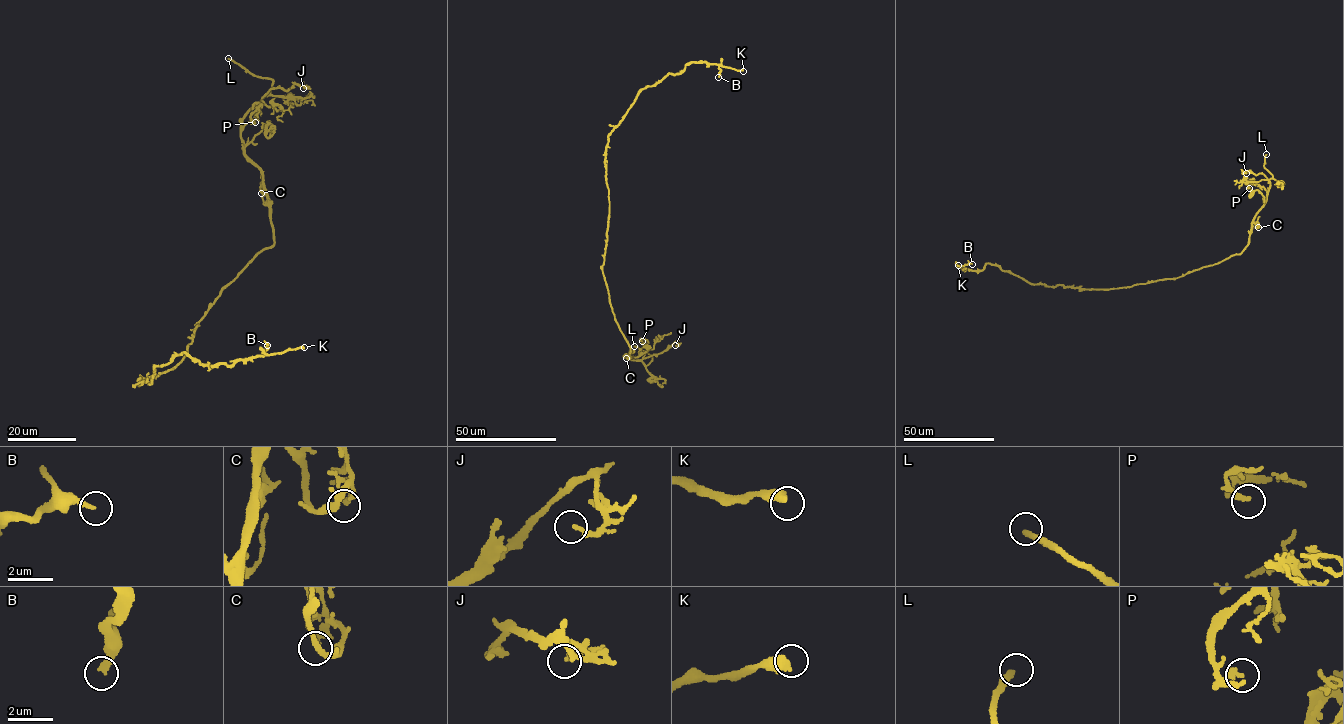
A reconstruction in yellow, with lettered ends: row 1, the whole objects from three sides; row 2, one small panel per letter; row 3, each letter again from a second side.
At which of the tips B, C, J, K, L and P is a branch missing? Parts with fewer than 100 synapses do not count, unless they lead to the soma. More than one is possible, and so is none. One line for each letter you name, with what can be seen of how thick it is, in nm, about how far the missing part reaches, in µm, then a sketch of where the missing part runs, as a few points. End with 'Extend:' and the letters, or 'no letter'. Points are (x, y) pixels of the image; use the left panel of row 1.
B: Thickness 240 nm. Missing length about 60 µm. Course of what is missing: (267, 345), (291, 339), (334, 312), (336, 300), (358, 277), (372, 276), (378, 283), (383, 279)
K: Thickness 480 nm. Missing length about 50 µm. Course of what is missing: (304, 347), (321, 347), (327, 334), (329, 311), (339, 299), (358, 295), (389, 302), (392, 327)
L: Thickness 240 nm. Missing length about 20 µm. Course of what is missing: (228, 58), (210, 45), (184, 13)
Extend: B, K, L

